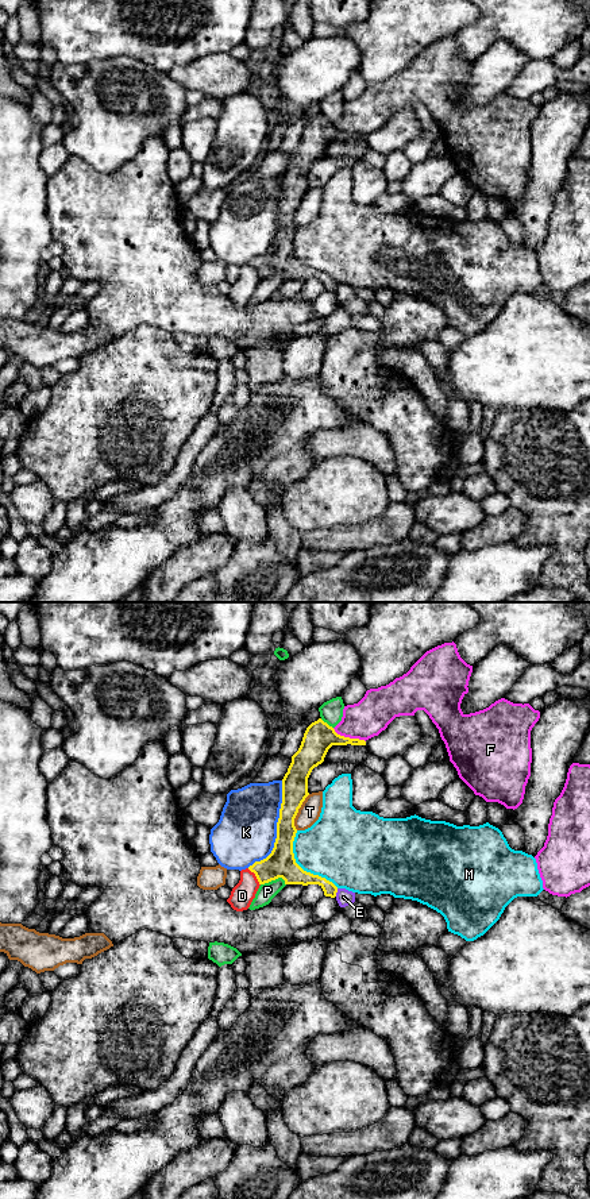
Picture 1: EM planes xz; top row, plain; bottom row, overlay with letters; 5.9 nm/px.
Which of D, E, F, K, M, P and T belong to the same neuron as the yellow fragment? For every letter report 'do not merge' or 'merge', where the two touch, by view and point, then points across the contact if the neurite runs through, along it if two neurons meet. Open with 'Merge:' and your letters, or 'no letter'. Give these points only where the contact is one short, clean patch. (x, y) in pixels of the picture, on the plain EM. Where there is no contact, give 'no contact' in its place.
Merge: no letter
D: do not merge | xz (255, 270)
E: do not merge | xz (336, 286) | along xz (338, 284), (335, 290)
F: do not merge | xz (349, 132)
K: do not merge | xz (277, 223)
M: do not merge | xz (300, 262)
P: do not merge | xz (273, 274)
T: do not merge | xz (297, 207)

